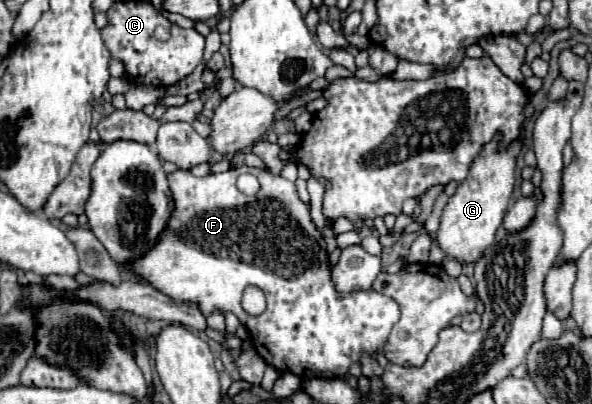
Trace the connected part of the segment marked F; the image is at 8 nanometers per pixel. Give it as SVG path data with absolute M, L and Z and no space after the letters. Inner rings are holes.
M231 168L223 174L209 174L197 178L191 172L177 170L167 176L173 196L173 212L167 222L167 228L159 234L159 240L149 248L135 264L121 268L127 274L145 280L159 292L171 296L173 300L195 304L203 316L217 312L233 312L241 324L251 332L253 346L257 354L279 372L293 372L299 378L343 378L353 362L359 362L363 352L375 356L383 348L393 324L399 320L399 306L395 300L367 290L337 294L329 268L327 268L327 250L321 232L313 226L309 216L309 206L303 204L297 196L293 182L283 176L269 174L259 168ZM249 172L257 176L261 188L255 196L243 196L235 180L239 174ZM247 284L259 286L267 296L267 310L261 316L247 316L241 308L241 294Z

